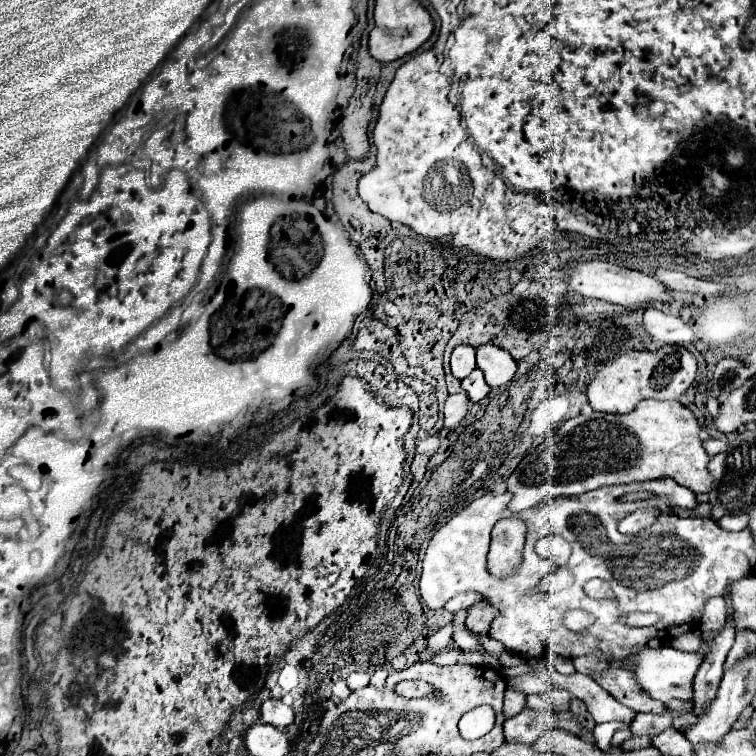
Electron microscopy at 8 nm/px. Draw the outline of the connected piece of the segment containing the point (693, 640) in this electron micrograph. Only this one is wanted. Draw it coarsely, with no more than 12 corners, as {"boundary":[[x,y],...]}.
{"boundary":[[690,630],[670,640],[674,648],[698,652],[702,632]]}

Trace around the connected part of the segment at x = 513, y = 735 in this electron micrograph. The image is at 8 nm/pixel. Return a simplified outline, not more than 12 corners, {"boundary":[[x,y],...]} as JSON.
{"boundary":[[524,708],[504,722],[508,742],[534,742],[536,712]]}

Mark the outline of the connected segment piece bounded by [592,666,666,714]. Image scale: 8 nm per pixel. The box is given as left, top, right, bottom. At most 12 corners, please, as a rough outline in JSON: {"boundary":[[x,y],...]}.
{"boundary":[[608,668],[592,676],[636,712],[666,712],[666,704],[640,692],[632,672]]}

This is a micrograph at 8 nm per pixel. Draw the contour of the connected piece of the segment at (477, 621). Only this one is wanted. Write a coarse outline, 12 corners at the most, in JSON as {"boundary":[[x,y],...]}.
{"boundary":[[486,602],[468,608],[466,626],[486,634],[496,608]]}

